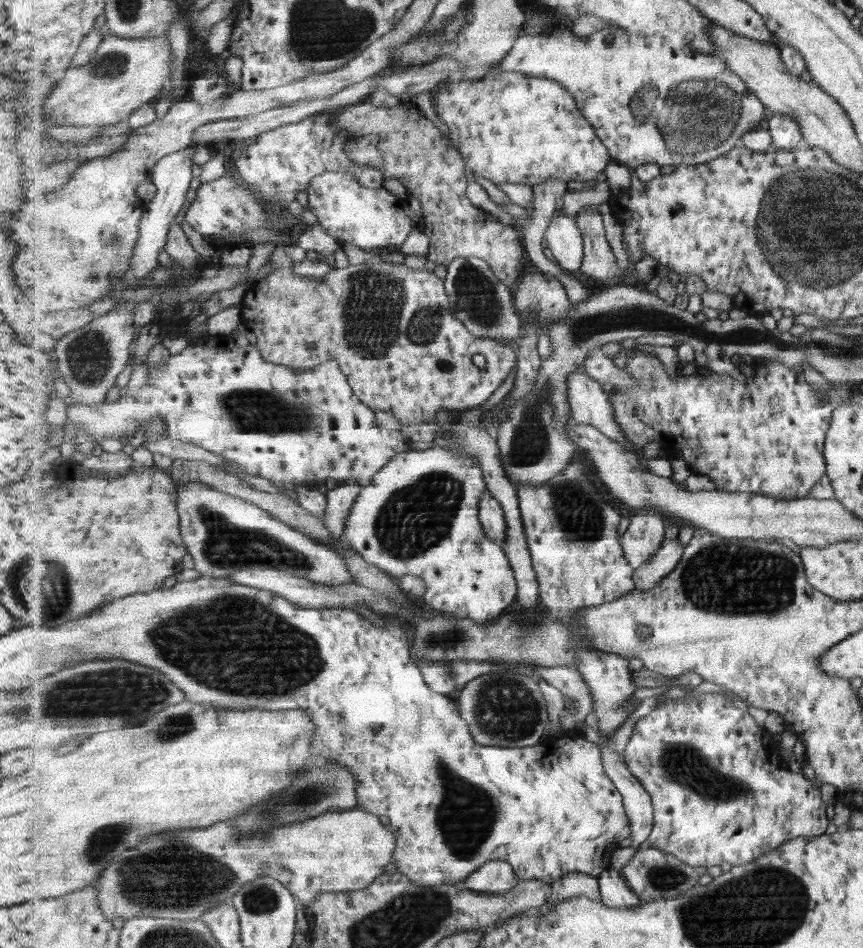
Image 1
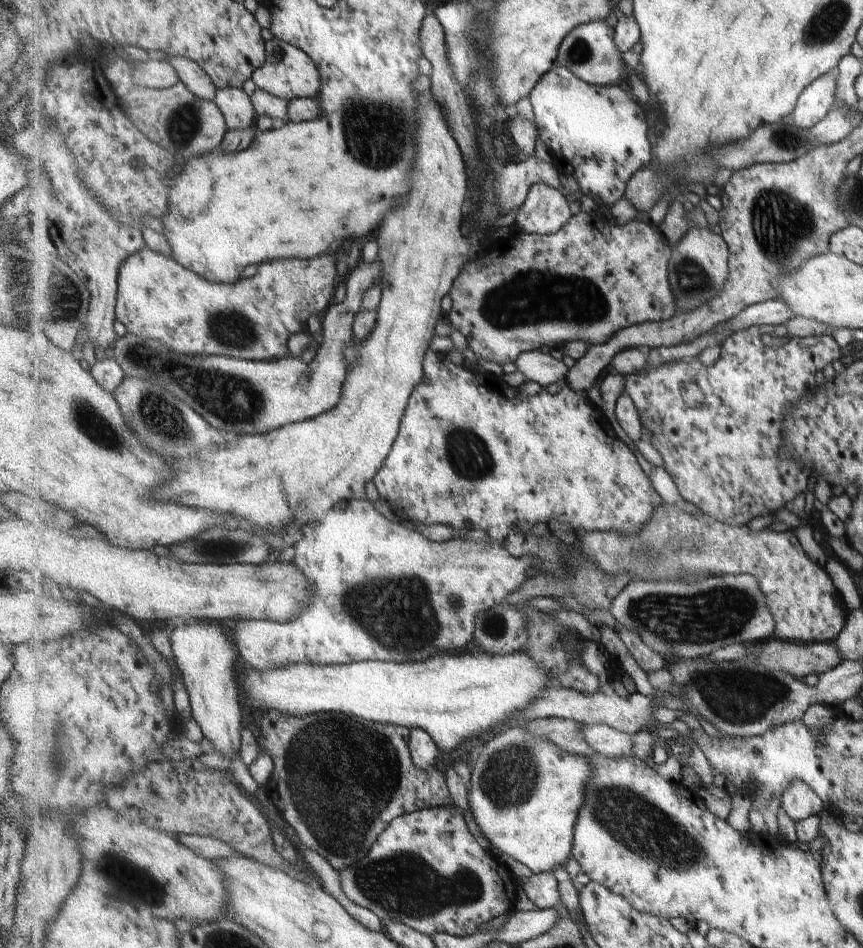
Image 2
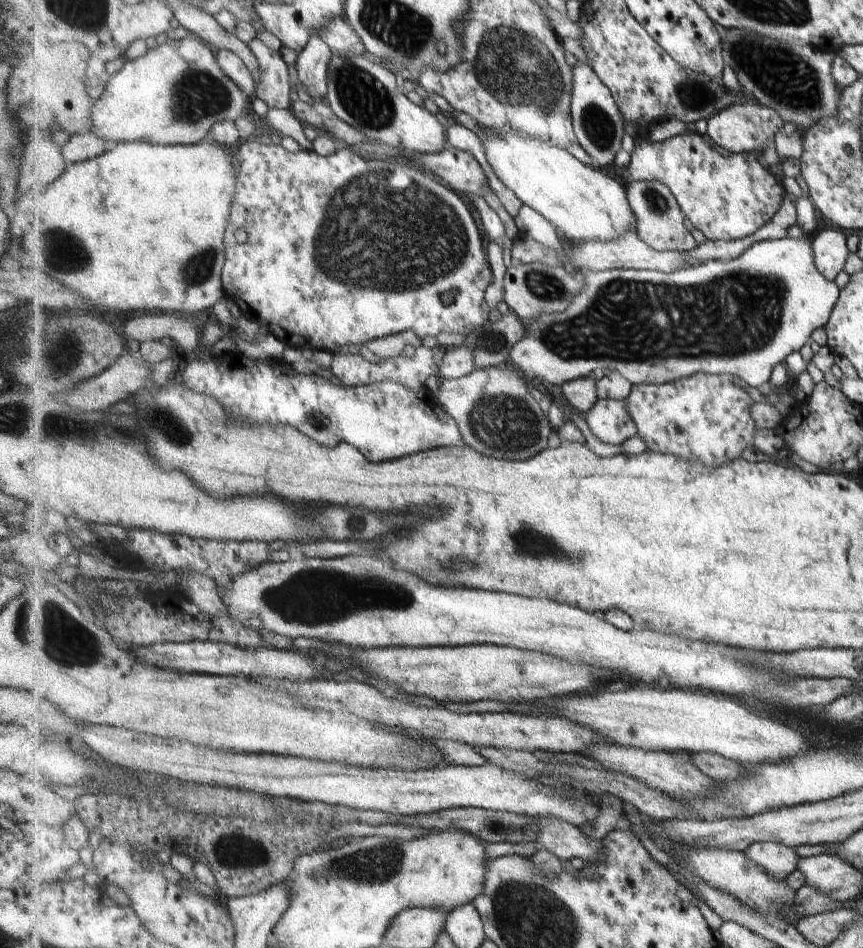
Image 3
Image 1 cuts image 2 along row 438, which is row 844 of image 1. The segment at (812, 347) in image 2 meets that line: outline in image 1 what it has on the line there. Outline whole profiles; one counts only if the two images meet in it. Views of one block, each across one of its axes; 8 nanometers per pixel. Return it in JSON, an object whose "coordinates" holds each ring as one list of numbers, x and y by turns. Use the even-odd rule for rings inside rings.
{"coordinates":[[704,693,695,695,687,699,666,699,659,702,657,709,651,714,643,717,635,727,635,732,628,742,626,748,625,762,628,769,641,782,651,795,653,804,653,826,645,846,666,851,674,854,681,862,689,866,723,866,725,862,731,866,739,866,753,862,756,858,762,857,771,850,778,849,786,842,793,841,797,837,818,837,829,828,829,818,827,818,827,804,821,798,819,783,811,781,803,772,795,773,781,764,781,748,769,748,769,740,775,740,774,733,765,727,759,726,755,718,749,712,743,712,733,706,733,702,724,693]]}

